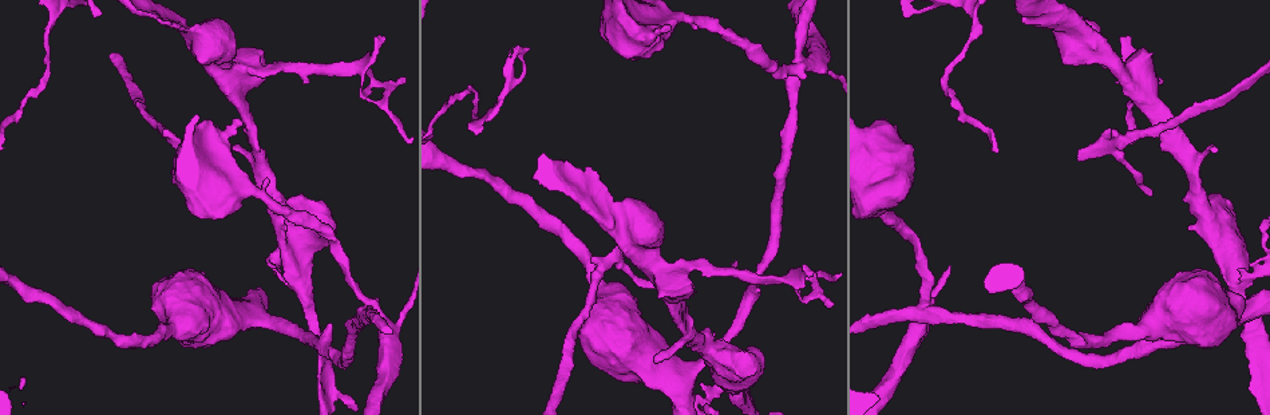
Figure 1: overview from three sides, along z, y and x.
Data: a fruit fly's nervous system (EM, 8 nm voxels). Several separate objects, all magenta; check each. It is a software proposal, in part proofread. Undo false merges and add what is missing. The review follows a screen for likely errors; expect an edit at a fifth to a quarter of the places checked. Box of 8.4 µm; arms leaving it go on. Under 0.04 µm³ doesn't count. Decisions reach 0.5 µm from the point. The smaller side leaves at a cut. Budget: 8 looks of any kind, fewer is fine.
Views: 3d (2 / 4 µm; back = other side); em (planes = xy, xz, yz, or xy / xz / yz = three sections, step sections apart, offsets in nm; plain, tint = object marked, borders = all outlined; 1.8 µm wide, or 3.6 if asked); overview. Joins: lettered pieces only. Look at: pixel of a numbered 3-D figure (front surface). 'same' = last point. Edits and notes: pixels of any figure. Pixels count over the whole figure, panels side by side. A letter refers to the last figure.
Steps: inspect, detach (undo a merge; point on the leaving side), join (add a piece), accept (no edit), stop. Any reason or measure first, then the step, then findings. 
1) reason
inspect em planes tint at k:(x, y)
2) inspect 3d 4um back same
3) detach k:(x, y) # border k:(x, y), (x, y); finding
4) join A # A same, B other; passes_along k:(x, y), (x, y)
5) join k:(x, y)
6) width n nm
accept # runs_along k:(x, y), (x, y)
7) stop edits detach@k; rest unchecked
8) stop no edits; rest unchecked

an open end
inspect em planes borders at 1:(327, 208)

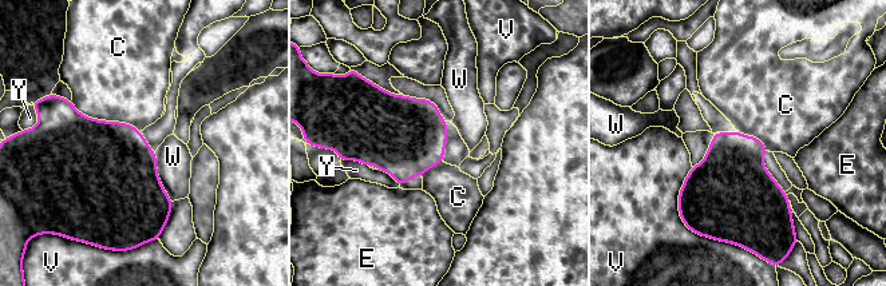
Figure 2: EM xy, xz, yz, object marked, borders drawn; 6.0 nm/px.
accept # C other, E other, V other, W other, Y other; border 2:(70, 102), (87, 116), (139, 132); no lettered piece goes on from it

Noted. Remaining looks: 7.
sharp bend
inspect 3d 4um at 1:(797, 65)

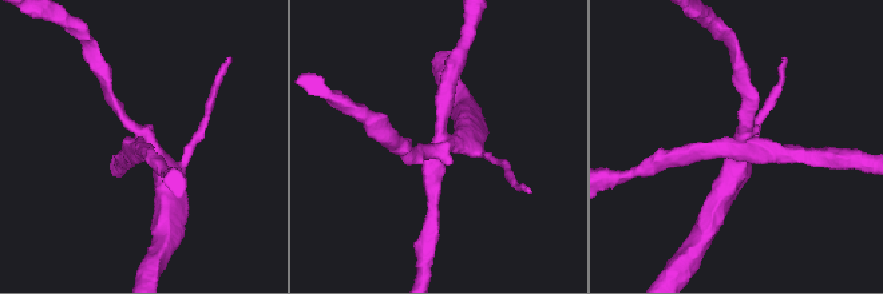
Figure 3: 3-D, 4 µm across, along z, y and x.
need the tissue
inspect em xy step 8 tint at 3:(741, 145)

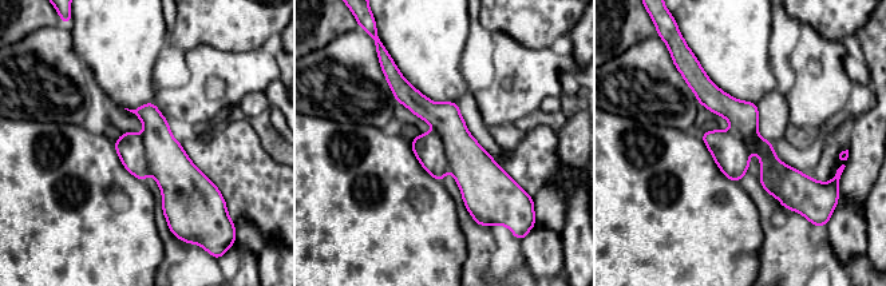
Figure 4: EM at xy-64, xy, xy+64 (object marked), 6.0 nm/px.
inspect em planes borders same

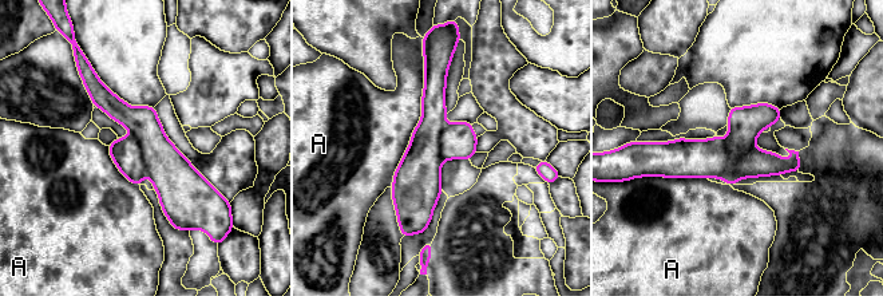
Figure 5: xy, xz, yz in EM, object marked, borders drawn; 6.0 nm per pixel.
detach 5:(745, 123) # A other; part_leaving 5:(96, 82), (154, 143), (183, 216); a second neuron is stuck on

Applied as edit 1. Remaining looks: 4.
see it whole again
inspect overview

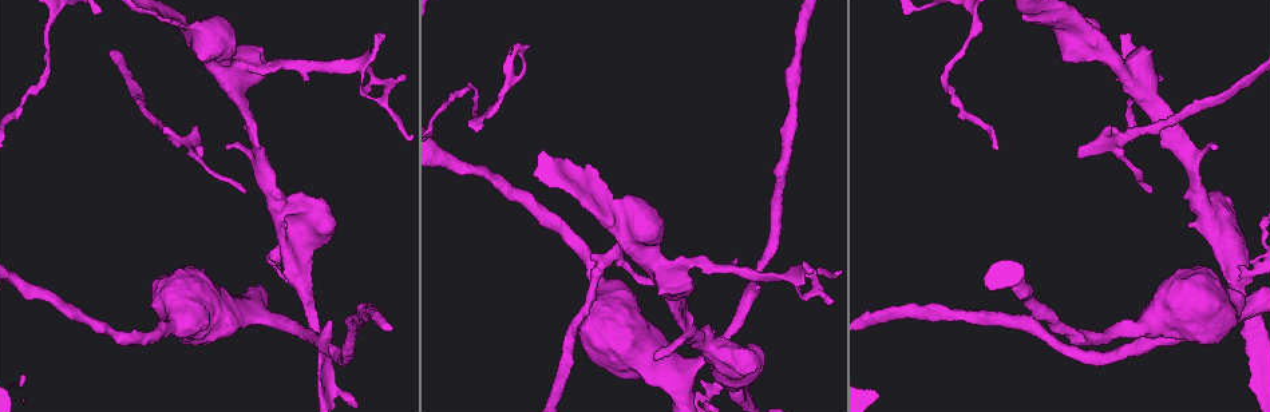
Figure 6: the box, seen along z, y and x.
free end
inspect em 3.6um yz step 8 borders at 6:(200, 157)

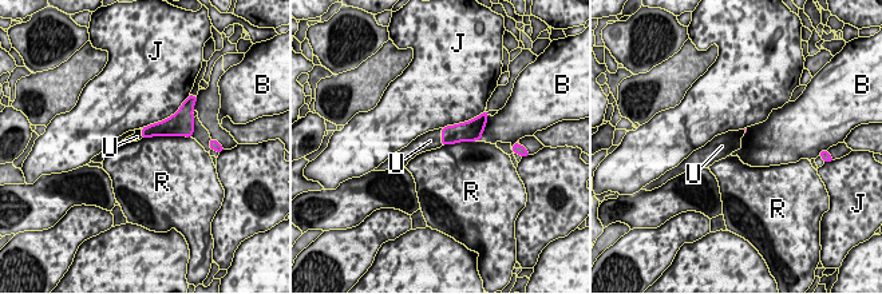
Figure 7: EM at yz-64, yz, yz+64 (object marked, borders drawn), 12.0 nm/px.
join U # B other, J other, R other, U same; passes_along 7:(459, 132), (442, 136), (430, 140); it goes on there

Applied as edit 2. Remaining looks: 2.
stop edits detach@5, join@7; rest unchecked

